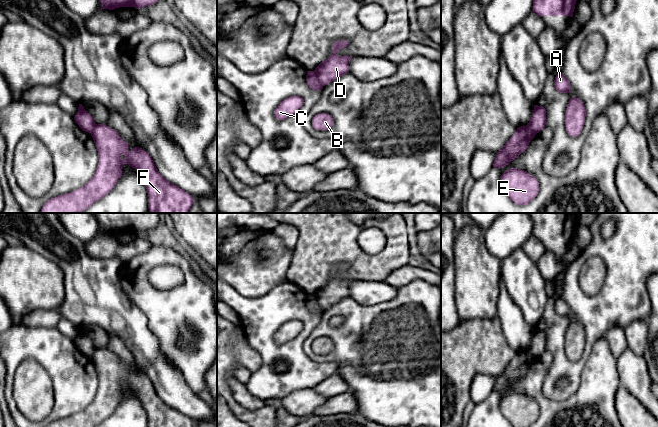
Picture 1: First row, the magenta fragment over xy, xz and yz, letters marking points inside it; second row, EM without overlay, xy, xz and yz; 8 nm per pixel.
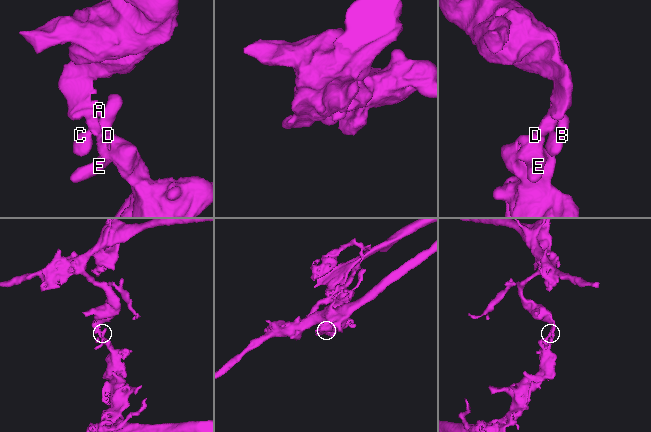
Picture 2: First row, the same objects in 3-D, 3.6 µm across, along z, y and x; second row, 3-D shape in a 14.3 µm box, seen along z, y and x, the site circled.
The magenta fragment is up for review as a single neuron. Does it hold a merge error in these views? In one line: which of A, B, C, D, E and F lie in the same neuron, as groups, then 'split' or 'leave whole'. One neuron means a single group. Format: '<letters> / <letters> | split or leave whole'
A B C / D E F | split

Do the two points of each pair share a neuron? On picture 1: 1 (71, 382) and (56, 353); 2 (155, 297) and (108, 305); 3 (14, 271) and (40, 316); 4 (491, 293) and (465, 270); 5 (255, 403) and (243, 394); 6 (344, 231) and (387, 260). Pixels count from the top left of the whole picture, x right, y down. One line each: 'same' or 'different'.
1: same
2: different
3: different
4: same
5: same
6: same

